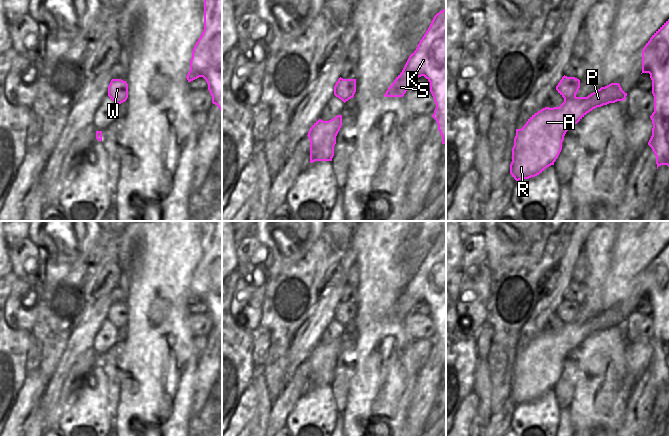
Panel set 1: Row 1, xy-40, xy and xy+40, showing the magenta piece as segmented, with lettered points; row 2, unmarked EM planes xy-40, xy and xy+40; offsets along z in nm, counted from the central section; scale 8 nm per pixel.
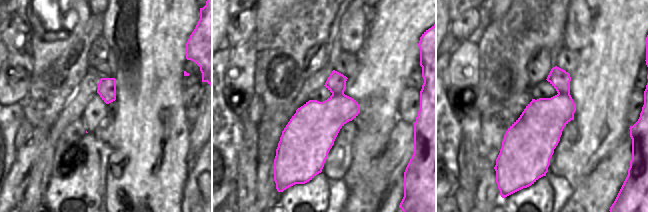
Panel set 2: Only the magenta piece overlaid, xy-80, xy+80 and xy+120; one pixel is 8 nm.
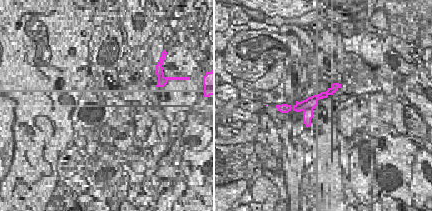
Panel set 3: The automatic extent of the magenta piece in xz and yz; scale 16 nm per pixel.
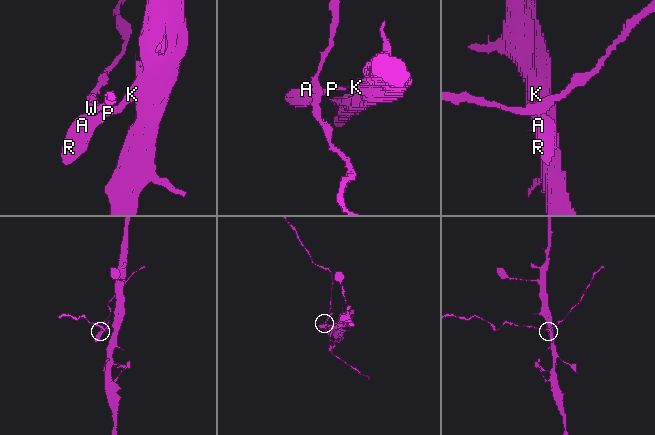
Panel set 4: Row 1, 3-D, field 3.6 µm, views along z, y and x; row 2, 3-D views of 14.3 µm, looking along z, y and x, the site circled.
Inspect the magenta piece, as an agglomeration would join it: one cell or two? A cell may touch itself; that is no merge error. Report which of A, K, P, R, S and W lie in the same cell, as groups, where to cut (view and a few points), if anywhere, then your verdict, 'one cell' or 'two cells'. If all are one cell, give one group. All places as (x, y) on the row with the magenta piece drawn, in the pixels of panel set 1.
A K P R S / W | xy+40 (575, 96), (564, 99) | two cells

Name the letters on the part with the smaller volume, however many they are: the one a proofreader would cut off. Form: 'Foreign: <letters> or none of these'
Foreign: W

